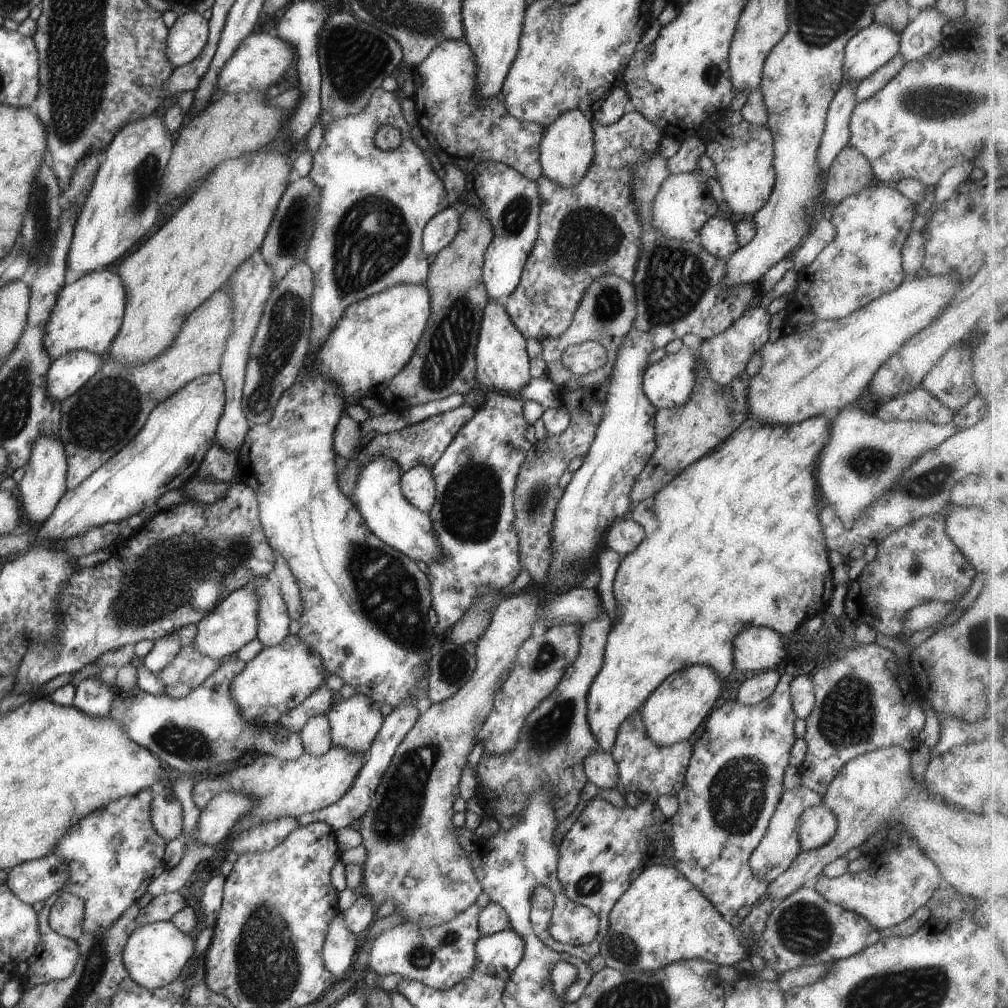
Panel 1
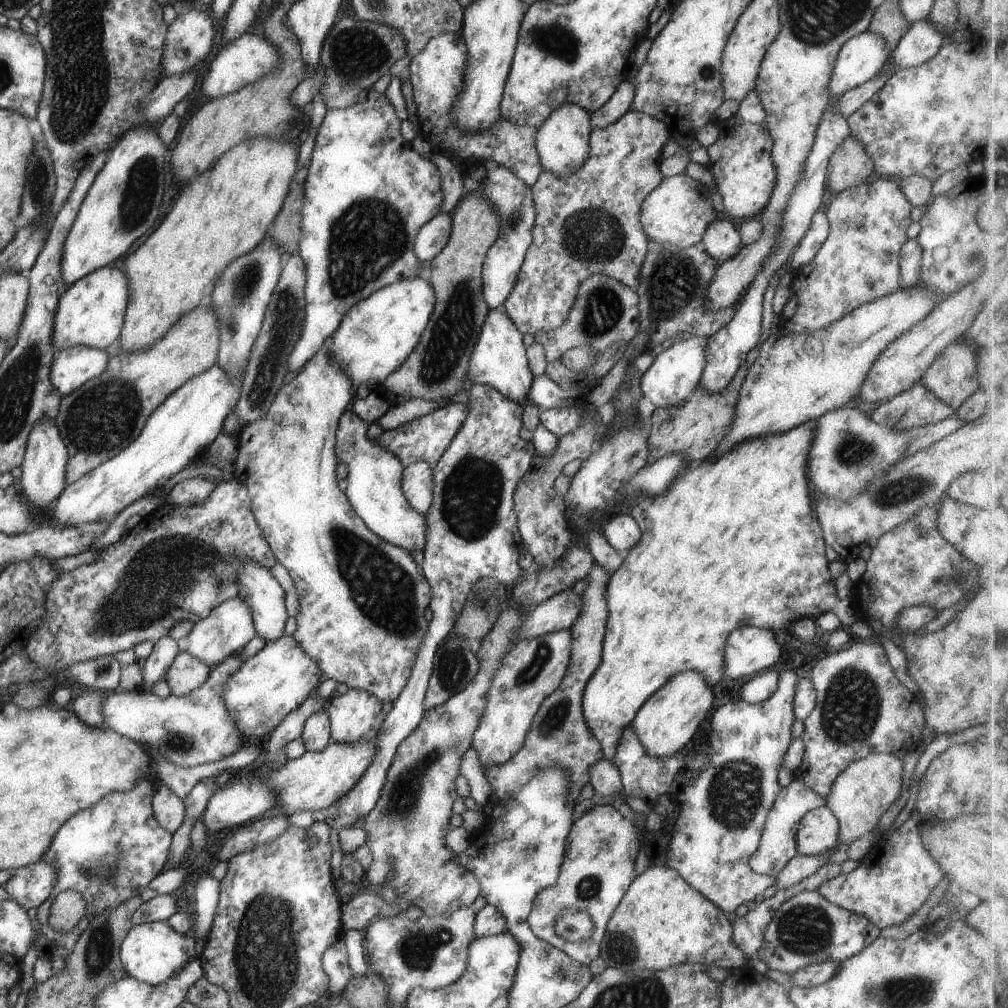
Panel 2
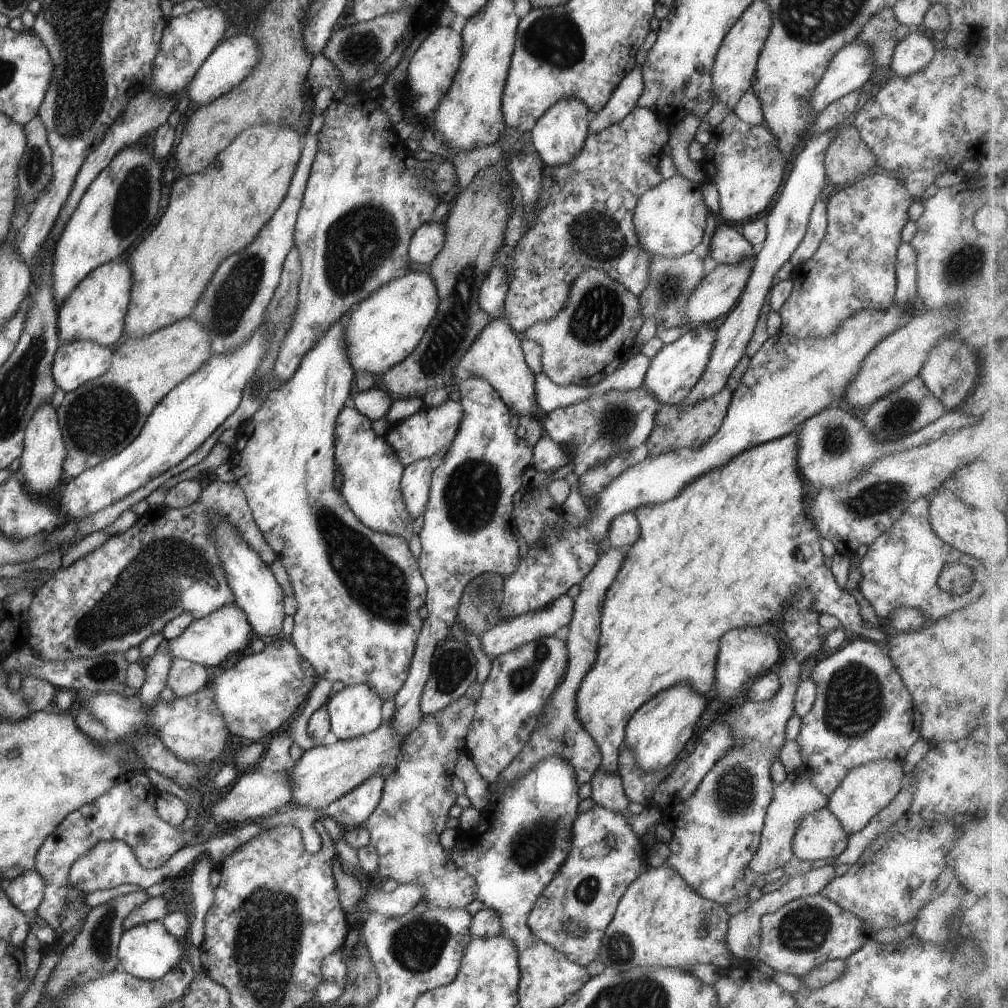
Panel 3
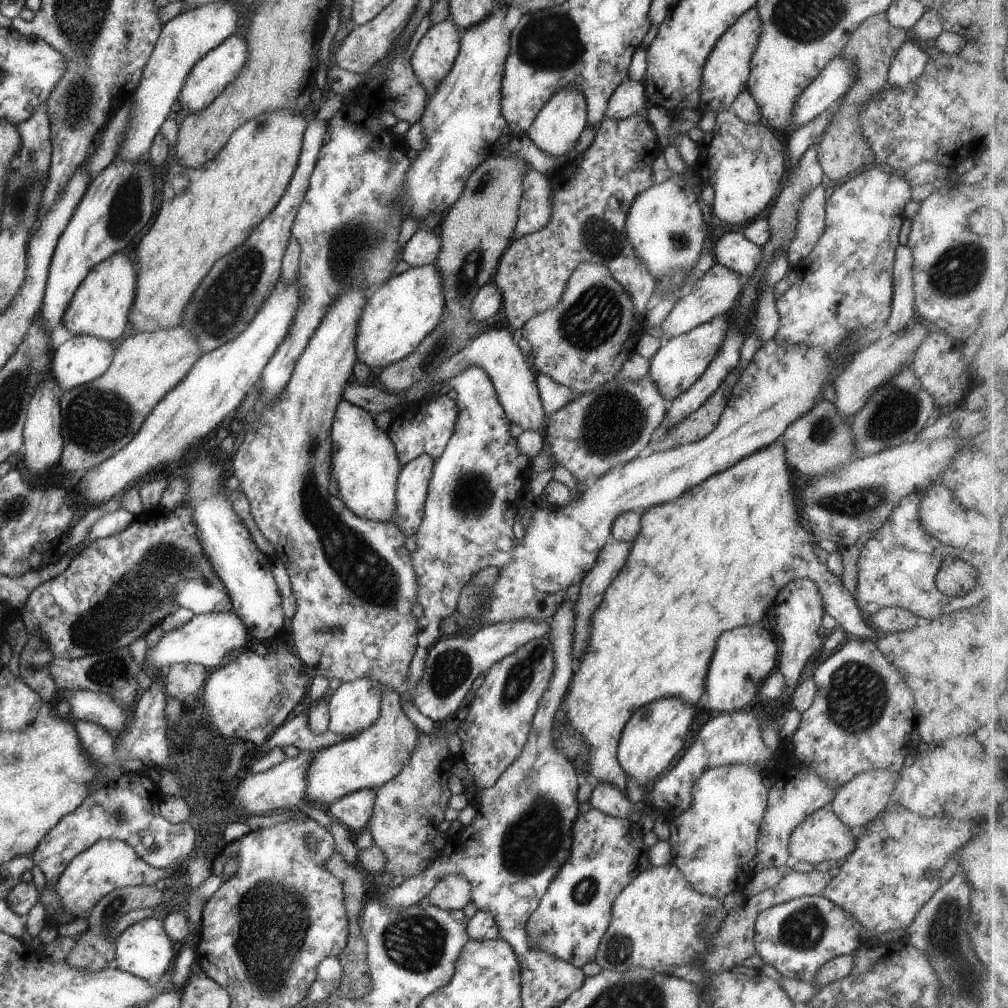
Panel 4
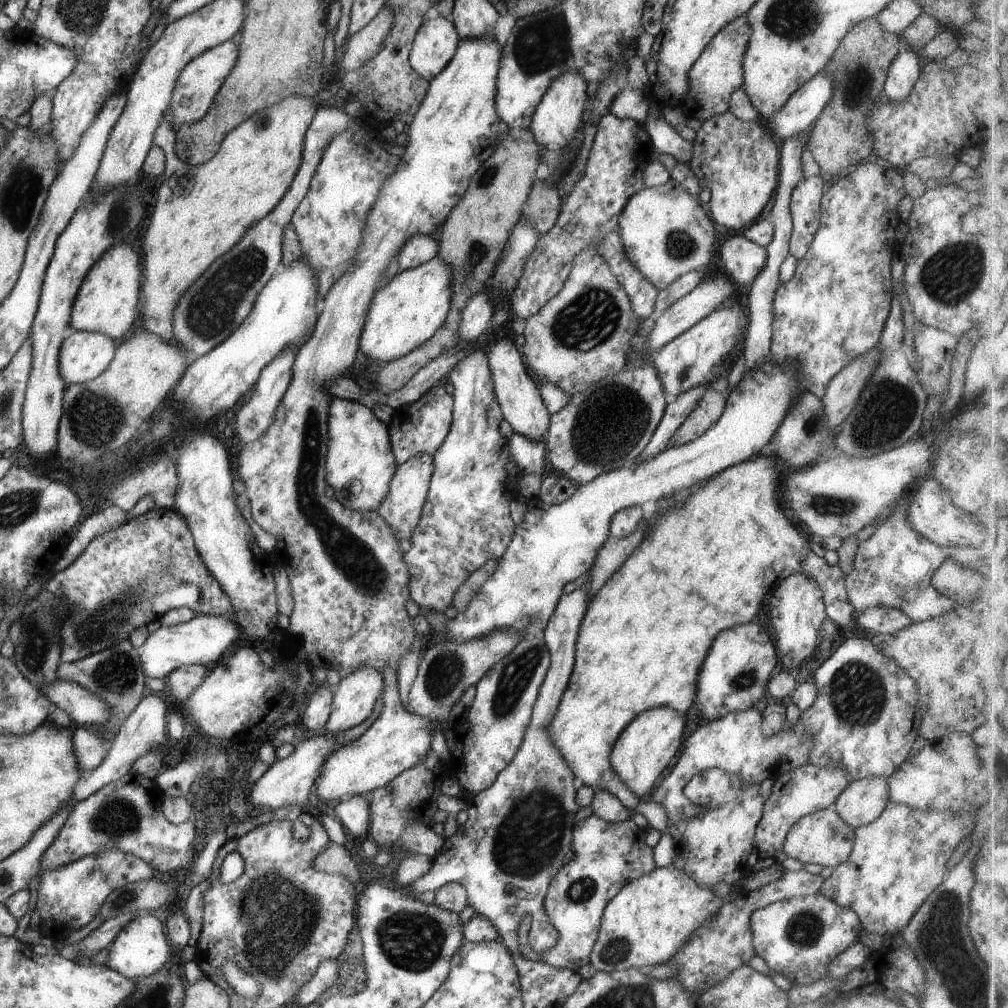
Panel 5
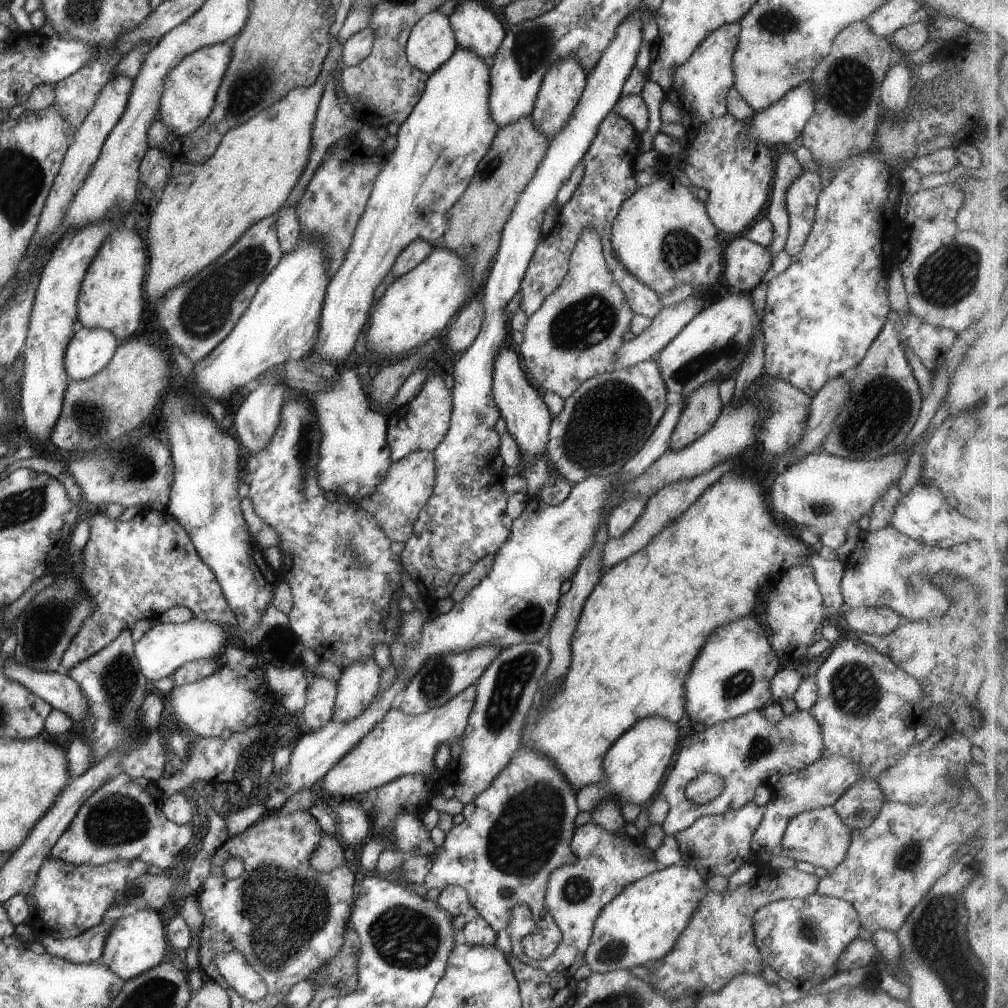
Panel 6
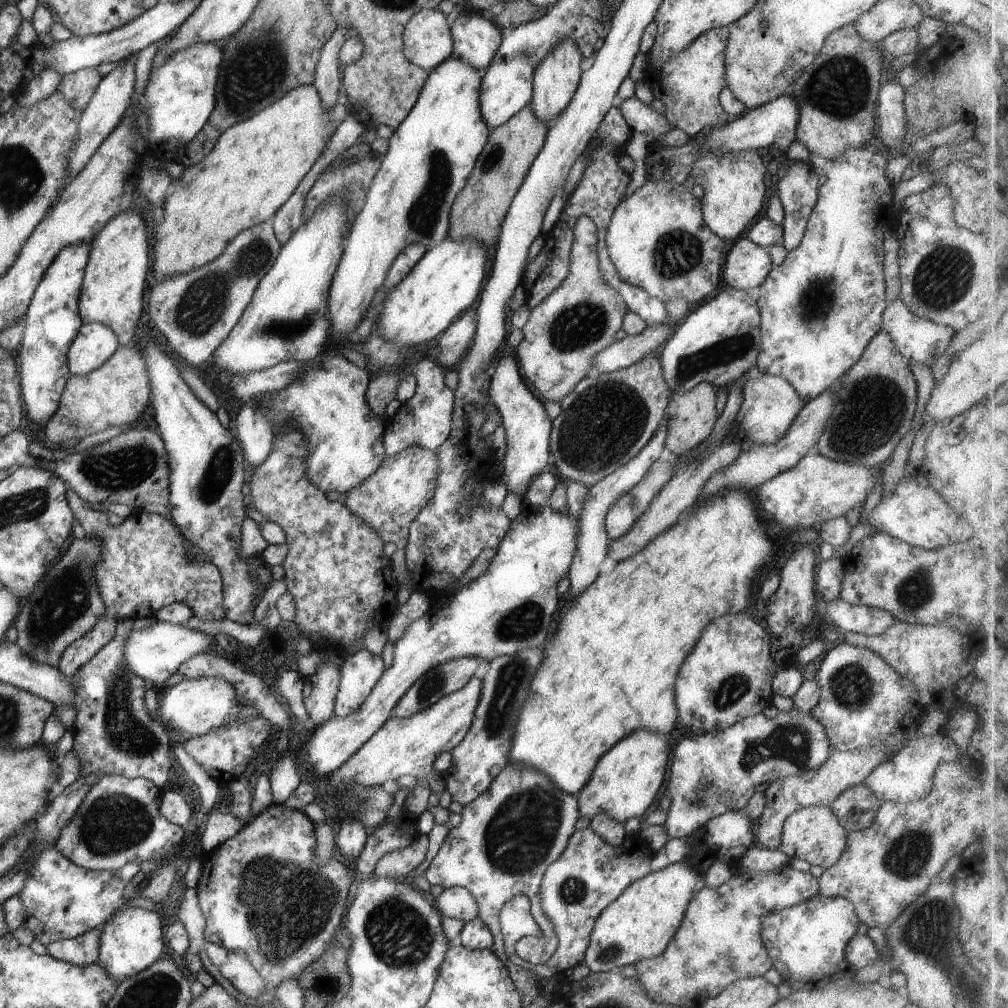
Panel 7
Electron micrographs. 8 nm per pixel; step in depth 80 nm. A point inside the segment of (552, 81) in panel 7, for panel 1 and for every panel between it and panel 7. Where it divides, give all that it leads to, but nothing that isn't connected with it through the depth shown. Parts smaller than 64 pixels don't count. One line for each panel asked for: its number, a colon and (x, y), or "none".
1: (566, 151)
2: (563, 140)
3: (559, 135)
4: (556, 129)
5: (556, 120)
6: (562, 86)

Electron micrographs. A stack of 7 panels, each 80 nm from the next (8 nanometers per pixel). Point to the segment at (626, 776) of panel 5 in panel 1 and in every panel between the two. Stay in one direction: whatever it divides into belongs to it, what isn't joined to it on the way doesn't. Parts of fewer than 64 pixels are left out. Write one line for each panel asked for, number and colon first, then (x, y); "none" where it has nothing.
1: (671, 714)
2: (666, 722)
3: (657, 731)
4: (655, 733)

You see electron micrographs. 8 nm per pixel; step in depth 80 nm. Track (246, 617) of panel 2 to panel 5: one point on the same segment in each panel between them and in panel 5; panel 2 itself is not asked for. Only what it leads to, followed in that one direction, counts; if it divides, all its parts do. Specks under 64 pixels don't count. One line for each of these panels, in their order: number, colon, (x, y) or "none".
3: (208, 641)
4: (205, 639)
5: (203, 640)

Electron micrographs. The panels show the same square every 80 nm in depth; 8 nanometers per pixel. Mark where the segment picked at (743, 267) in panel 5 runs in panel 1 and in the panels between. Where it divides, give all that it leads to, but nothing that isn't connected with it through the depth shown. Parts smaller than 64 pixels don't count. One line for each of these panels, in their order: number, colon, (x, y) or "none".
1: (717, 235)
2: (721, 240)
3: (727, 246)
4: (733, 249)

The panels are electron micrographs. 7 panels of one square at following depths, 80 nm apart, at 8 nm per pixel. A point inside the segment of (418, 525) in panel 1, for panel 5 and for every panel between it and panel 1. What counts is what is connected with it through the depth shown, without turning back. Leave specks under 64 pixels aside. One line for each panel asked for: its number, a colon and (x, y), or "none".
2: (373, 484)
3: (372, 472)
4: (364, 461)
5: (360, 464)

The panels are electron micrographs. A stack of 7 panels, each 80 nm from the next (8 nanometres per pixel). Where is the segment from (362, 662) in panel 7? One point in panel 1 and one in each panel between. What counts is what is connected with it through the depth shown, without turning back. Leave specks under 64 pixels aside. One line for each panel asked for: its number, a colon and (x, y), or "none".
1: (354, 722)
2: (355, 716)
3: (357, 710)
4: (354, 707)
5: (354, 698)
6: (359, 683)

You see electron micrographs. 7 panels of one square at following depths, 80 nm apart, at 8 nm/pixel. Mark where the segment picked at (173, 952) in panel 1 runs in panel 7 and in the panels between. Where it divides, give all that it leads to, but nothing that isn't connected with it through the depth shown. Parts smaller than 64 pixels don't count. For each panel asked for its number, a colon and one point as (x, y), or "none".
2: (153, 953)
3: (149, 951)
4: (144, 949)
5: (141, 948)
6: (137, 943)
7: (131, 941)

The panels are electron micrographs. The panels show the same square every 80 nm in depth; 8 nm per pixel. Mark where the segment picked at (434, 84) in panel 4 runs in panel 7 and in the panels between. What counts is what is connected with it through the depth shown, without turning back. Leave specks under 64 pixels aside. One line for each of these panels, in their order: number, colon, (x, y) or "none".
5: (435, 43)
6: (431, 43)
7: (427, 41)

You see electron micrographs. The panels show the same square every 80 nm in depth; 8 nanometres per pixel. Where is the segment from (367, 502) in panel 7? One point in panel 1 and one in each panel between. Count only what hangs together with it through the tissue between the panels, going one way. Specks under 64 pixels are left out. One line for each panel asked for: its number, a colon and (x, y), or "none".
1: (418, 486)
2: (417, 480)
3: (415, 483)
4: (413, 481)
5: (402, 509)
6: (396, 503)

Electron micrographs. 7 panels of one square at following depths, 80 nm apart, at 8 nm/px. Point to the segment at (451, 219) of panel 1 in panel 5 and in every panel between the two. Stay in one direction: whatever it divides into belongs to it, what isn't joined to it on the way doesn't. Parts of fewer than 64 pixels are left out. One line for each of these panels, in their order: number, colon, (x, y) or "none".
2: (432, 237)
3: (427, 241)
4: (423, 247)
5: (418, 249)

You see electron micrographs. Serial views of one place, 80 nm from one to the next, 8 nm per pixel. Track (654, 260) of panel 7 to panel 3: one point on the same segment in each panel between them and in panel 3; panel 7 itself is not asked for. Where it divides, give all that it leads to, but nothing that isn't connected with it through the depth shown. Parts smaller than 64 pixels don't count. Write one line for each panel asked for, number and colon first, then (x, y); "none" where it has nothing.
3: (670, 219)
4: (664, 224)
5: (666, 232)
6: (662, 234)

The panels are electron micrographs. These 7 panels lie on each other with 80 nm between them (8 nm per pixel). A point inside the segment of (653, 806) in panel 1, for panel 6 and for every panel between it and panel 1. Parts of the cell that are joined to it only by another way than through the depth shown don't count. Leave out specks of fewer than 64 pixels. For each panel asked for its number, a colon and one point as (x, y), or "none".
2: (597, 869)
3: (604, 859)
4: (607, 853)
5: (606, 856)
6: (605, 863)

